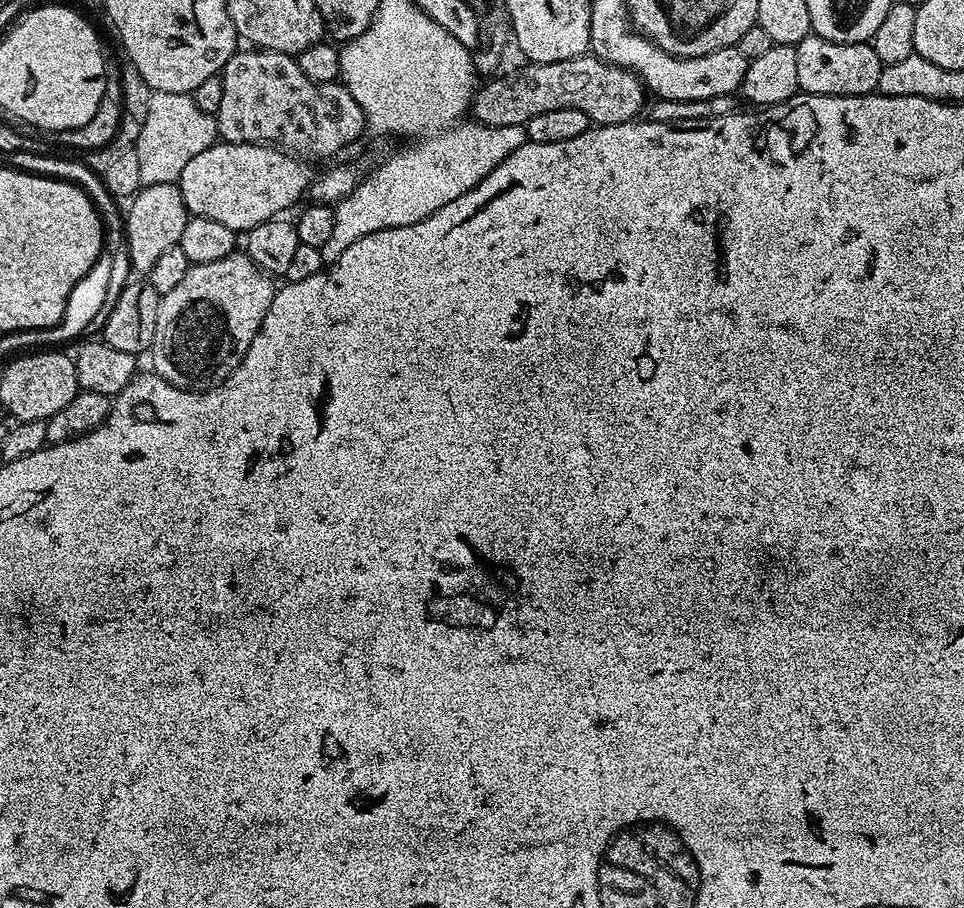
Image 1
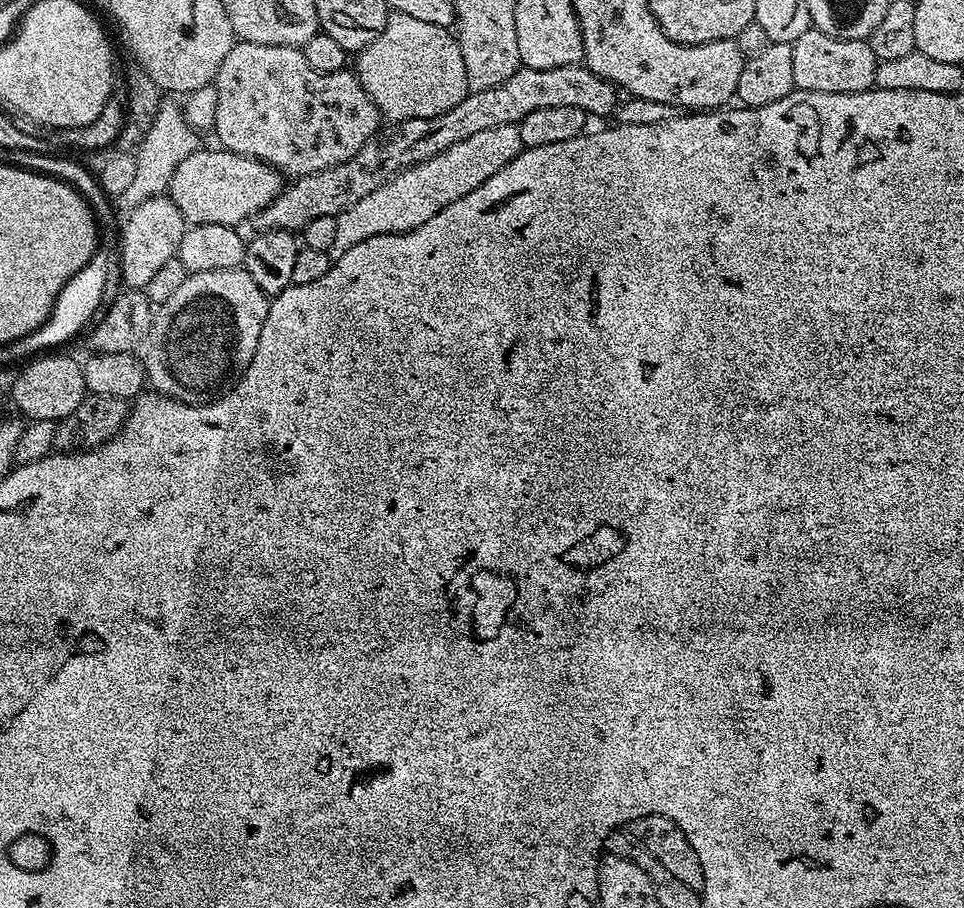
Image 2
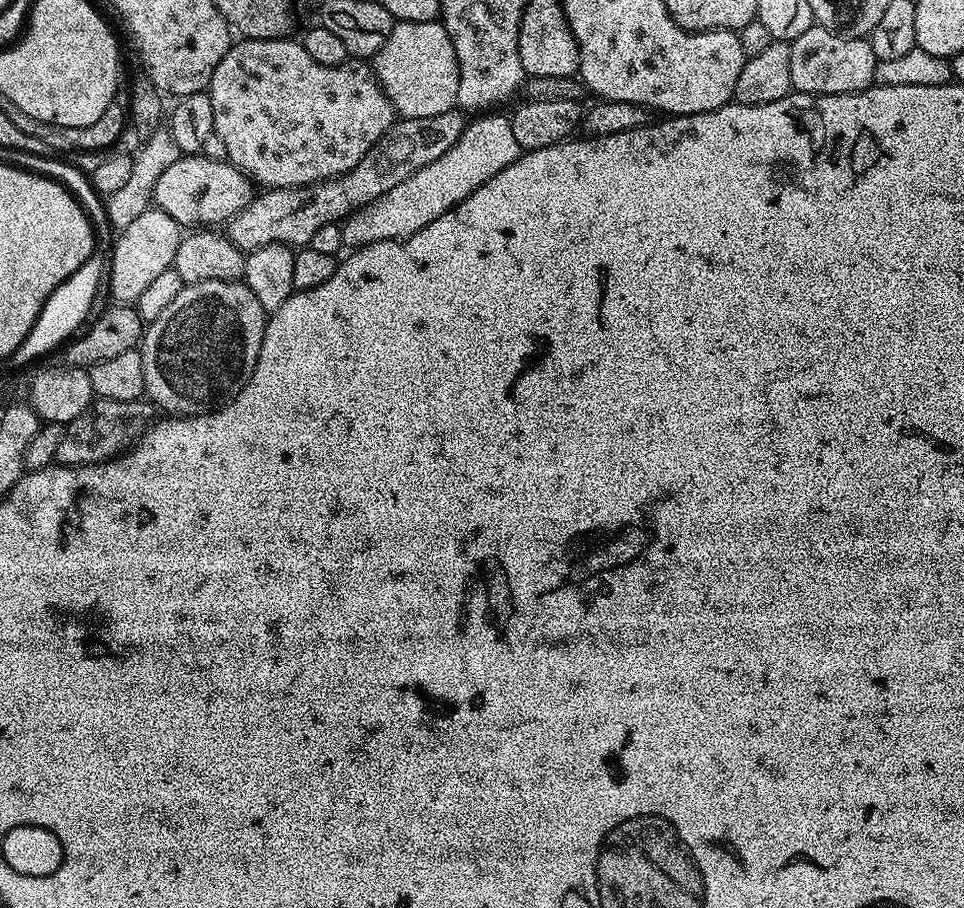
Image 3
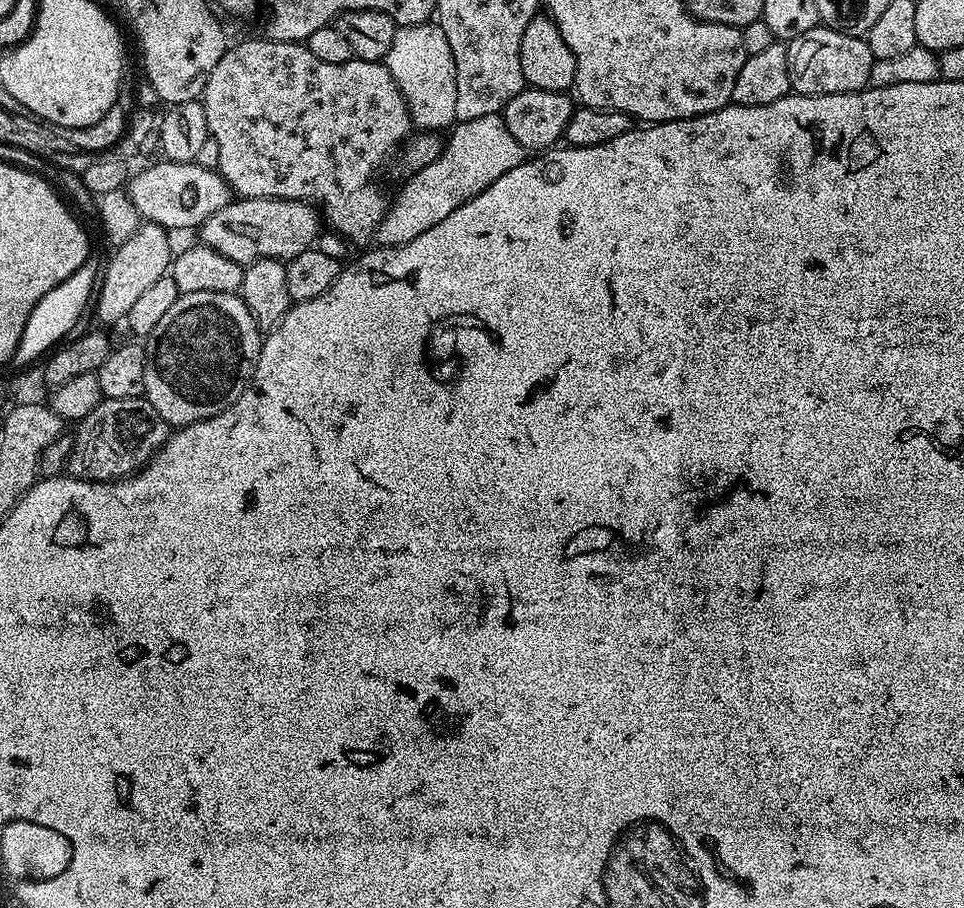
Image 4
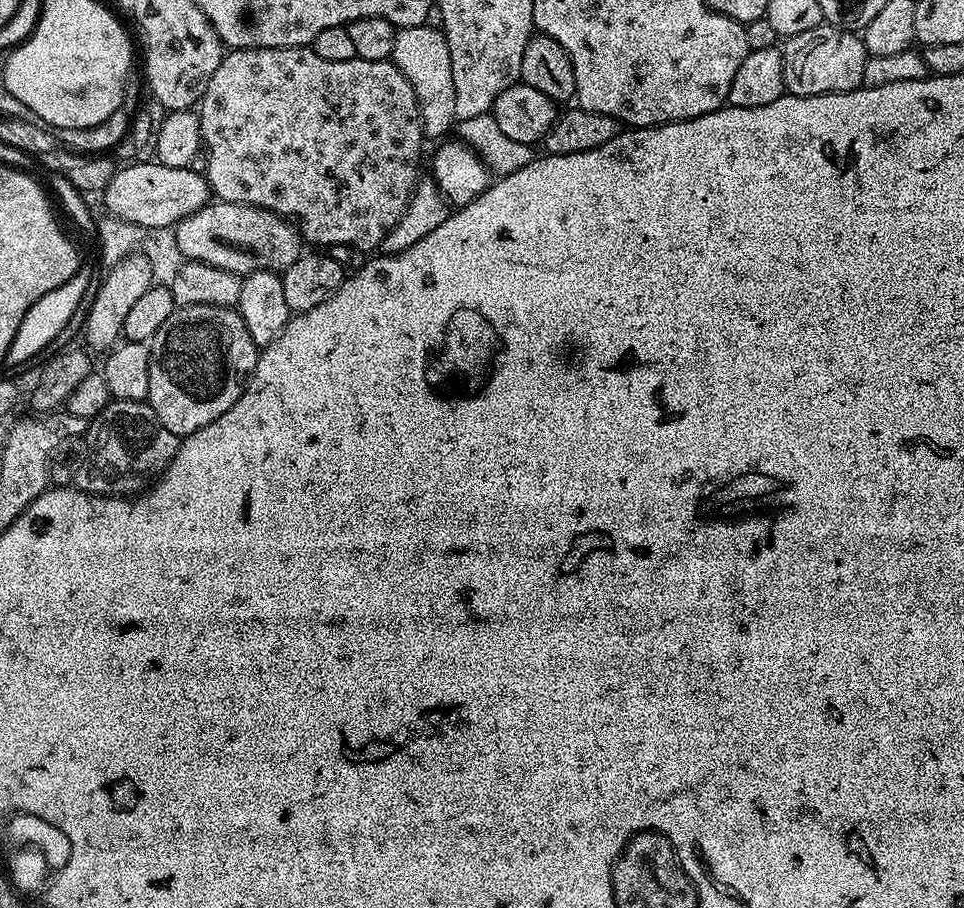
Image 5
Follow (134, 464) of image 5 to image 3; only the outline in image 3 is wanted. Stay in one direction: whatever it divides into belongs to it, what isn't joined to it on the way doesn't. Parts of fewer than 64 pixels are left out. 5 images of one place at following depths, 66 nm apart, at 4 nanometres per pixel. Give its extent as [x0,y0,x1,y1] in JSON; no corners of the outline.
[55,399,154,468]

